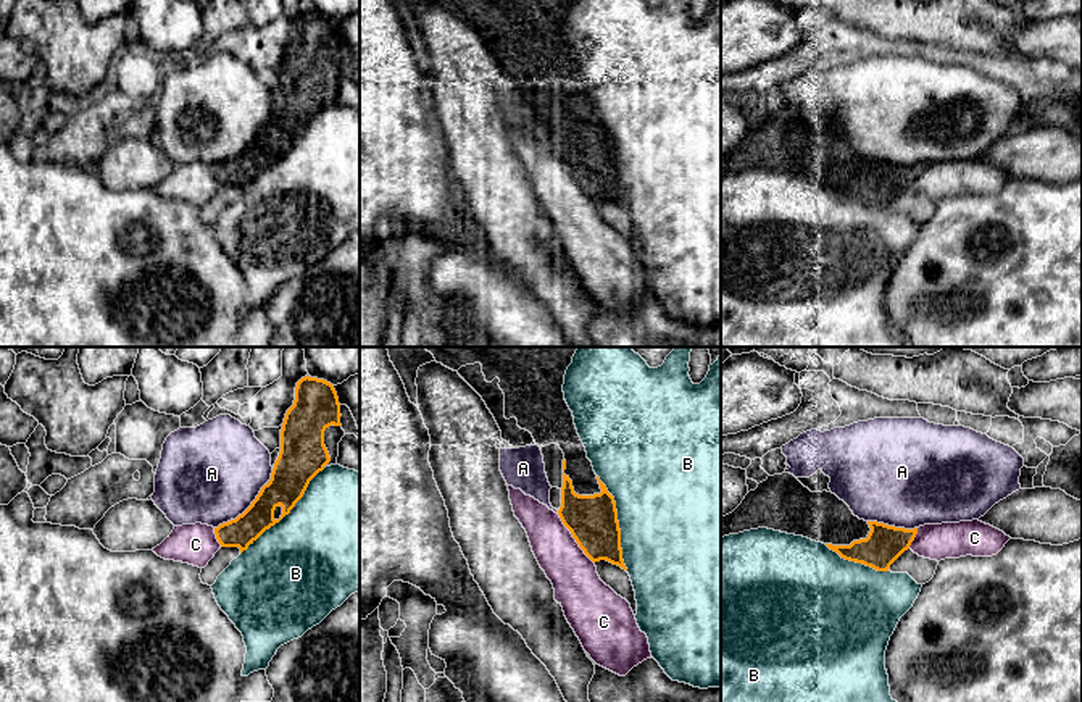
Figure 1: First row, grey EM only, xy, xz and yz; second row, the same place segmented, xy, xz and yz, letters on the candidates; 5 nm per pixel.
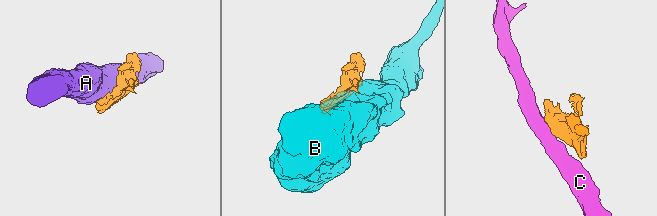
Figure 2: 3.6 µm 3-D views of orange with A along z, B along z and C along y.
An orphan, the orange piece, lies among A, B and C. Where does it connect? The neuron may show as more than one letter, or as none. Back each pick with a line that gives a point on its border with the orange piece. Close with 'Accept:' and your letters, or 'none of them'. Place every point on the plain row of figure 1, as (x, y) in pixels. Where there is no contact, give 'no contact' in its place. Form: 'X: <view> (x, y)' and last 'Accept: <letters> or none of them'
Accept: none of them

